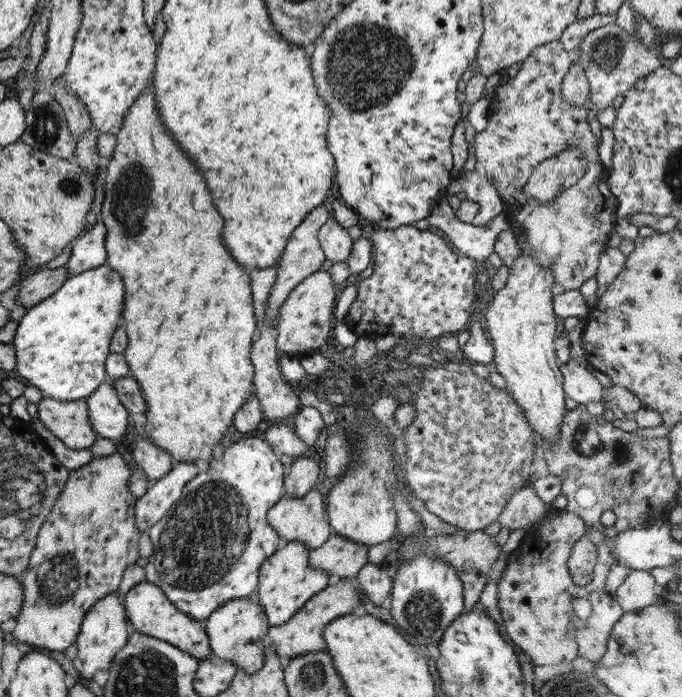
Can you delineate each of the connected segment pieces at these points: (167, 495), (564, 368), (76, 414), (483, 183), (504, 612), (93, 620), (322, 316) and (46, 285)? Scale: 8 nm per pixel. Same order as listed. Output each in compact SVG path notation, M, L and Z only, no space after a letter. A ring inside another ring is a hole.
M173 462L167 474L153 481L134 504L135 526L139 532L147 530L167 514L181 496L183 487L199 473L197 463Z
M574 359L558 363L562 376L562 391L564 396L571 398L577 405L585 405L587 402L602 403L603 384L591 373L591 367L587 362L579 364Z
M43 397L37 403L36 417L67 448L89 449L97 439L96 432L89 424L85 399L57 402Z
M481 172L459 176L448 186L448 193L463 192L467 199L478 204L475 218L470 222L473 226L484 227L496 214L504 208L504 202L499 198L498 190L492 180Z
M558 512L553 518L542 518L536 526L525 529L524 538L511 556L506 558L496 584L499 616L504 633L514 646L520 648L533 666L569 663L578 657L575 627L569 620L574 614L572 600L592 592L602 592L607 570L593 570L589 586L576 585L568 573L566 561L572 546L584 536L584 522L570 512Z
M111 591L100 598L83 617L79 634L70 651L72 666L80 673L78 678L92 678L98 668L108 668L111 659L122 646L125 646L130 633L130 624L124 609L124 600L117 591Z
M325 270L313 272L294 286L287 299L278 308L276 349L284 355L311 350L324 343L333 321L335 284Z
M65 265L54 270L44 269L26 277L14 290L14 302L20 311L53 295L68 280Z

